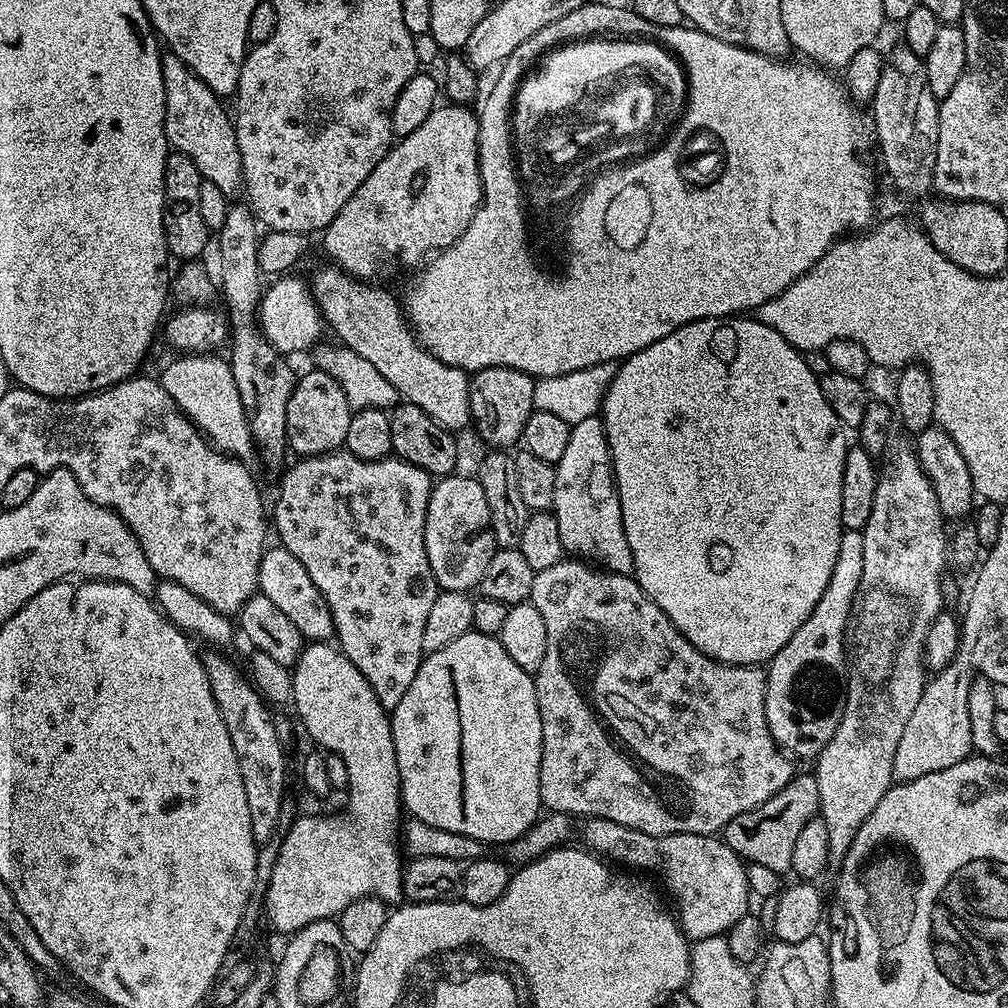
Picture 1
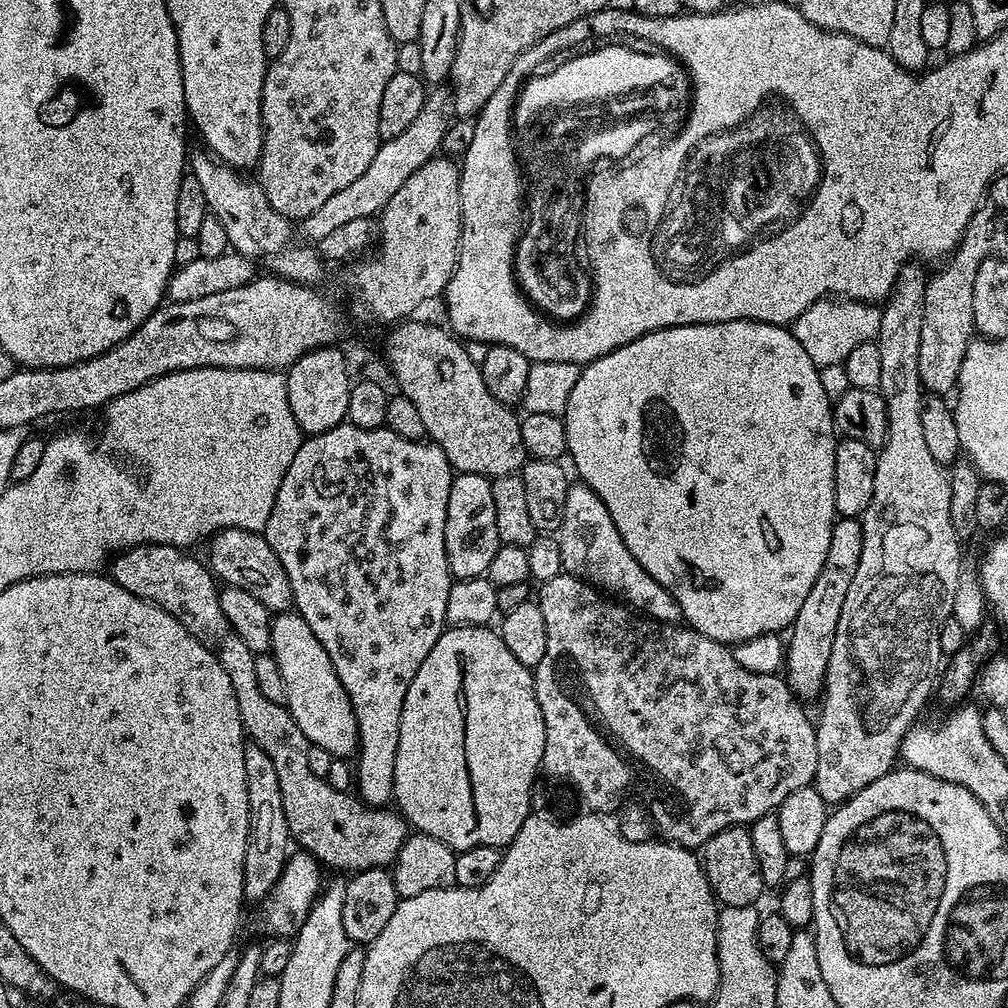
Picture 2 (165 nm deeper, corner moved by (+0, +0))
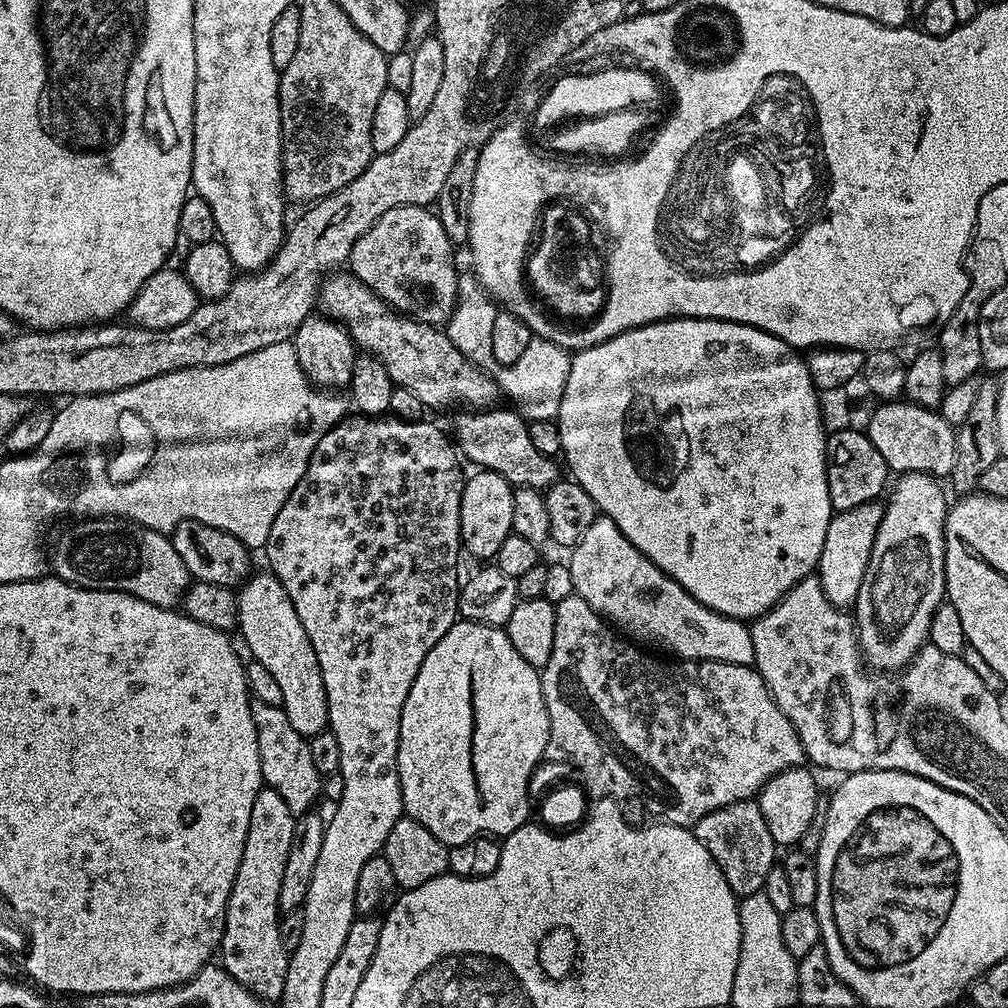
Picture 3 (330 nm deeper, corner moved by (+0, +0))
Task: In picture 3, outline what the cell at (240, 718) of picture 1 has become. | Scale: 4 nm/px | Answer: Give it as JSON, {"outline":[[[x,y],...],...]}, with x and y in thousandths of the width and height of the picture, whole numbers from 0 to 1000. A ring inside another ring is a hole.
{"outline":[[[265,780],[259,781],[248,803],[248,823],[240,843],[240,855],[228,883],[226,902],[222,912],[222,926],[216,941],[220,958],[237,976],[244,978],[256,990],[277,993],[284,978],[287,941],[280,938],[276,887],[280,883],[280,867],[284,851],[292,835],[295,811],[284,800],[280,788]]]}

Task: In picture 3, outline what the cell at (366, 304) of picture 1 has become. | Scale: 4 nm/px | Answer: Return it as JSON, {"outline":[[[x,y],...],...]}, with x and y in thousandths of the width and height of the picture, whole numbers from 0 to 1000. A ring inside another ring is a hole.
{"outline":[[[496,404],[457,408],[457,413],[452,417],[450,437],[459,455],[469,456],[473,465],[498,470],[510,482],[543,486],[547,480],[557,475],[558,468],[552,465],[553,457],[547,452],[534,450],[530,438],[526,438],[524,418],[516,412],[515,408],[507,404],[504,404],[505,406]]]}

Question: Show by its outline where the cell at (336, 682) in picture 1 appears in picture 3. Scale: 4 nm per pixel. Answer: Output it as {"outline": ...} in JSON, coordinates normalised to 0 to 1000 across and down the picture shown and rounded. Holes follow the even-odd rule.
{"outline":[[[255,566],[247,570],[236,587],[238,597],[238,618],[236,627],[242,630],[242,635],[246,638],[249,654],[255,655],[268,669],[272,669],[272,675],[276,681],[280,681],[280,701],[284,712],[288,712],[288,718],[292,724],[303,728],[313,728],[320,726],[325,722],[325,692],[323,690],[323,681],[319,677],[319,665],[315,661],[315,653],[312,649],[312,641],[296,613],[296,605],[292,605],[292,597],[284,589],[280,577],[269,566]]]}

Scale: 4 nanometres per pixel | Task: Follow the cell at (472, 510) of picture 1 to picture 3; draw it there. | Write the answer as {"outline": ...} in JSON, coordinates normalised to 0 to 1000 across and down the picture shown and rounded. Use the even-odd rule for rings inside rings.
{"outline":[[[472,466],[461,475],[456,499],[456,539],[472,558],[484,558],[492,553],[498,538],[509,531],[510,481],[493,468]]]}

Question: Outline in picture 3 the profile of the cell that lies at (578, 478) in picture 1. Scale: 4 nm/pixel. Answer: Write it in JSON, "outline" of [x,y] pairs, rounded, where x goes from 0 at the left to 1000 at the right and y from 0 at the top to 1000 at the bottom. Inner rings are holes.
{"outline":[[[592,511],[591,516],[585,520],[585,526],[577,530],[565,551],[567,556],[563,557],[563,562],[565,573],[569,573],[568,588],[578,593],[593,610],[599,612],[604,620],[614,624],[620,632],[635,639],[641,637],[653,641],[674,654],[716,656],[740,661],[749,658],[747,631],[743,620],[696,601],[696,597],[692,597],[677,580],[665,574],[653,562],[649,562],[649,558],[645,558],[641,550],[634,548],[604,512]]]}

